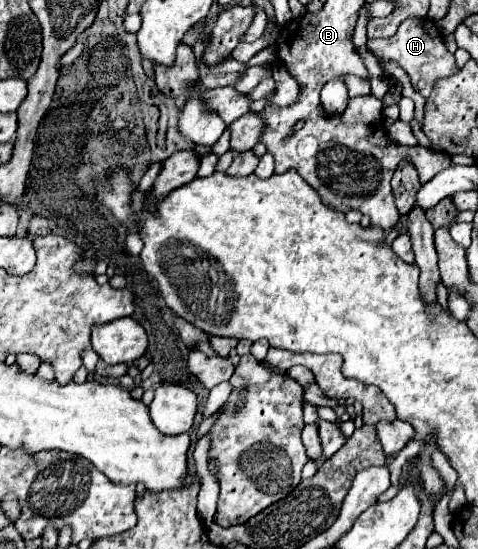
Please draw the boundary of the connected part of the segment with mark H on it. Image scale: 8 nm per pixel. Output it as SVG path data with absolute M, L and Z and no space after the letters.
M407 19L397 29L395 37L369 39L367 47L377 59L397 63L409 75L409 79L413 83L413 89L419 91L425 99L429 97L437 77L449 77L449 75L453 75L457 71L455 57L453 57L453 53L447 51L445 43L441 41L441 31L439 31L437 23L429 21L429 19Z

